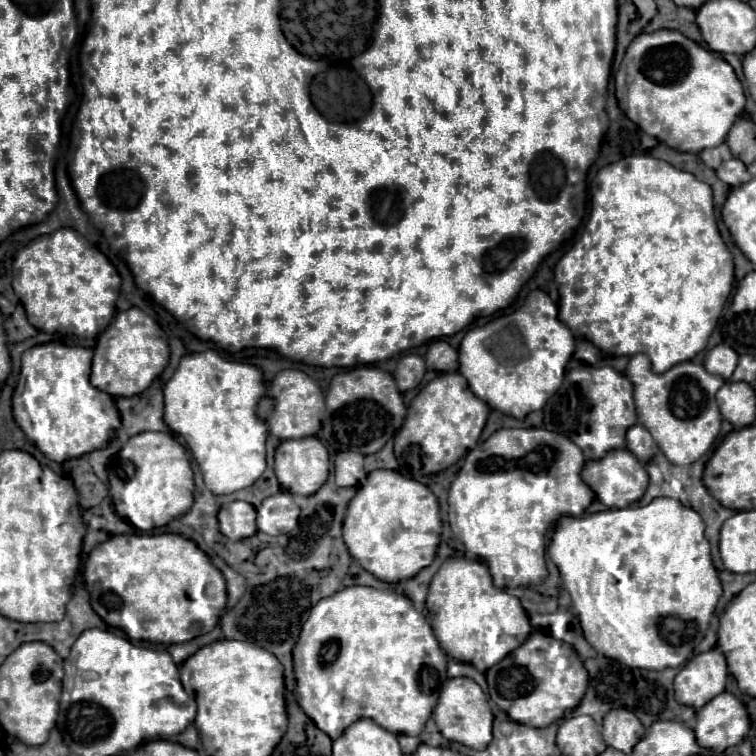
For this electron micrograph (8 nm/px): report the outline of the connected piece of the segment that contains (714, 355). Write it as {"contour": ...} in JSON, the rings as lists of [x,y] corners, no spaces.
{"contour":[[[715,345],[707,353],[703,365],[709,373],[719,375],[723,379],[729,379],[735,371],[735,365],[737,365],[737,353],[731,351],[731,347],[727,347],[727,345]]]}

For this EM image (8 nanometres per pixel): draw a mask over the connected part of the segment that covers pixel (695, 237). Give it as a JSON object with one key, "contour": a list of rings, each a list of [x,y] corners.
{"contour":[[[608,144],[602,145],[599,157],[593,163],[593,165],[602,165],[603,169],[598,170],[597,177],[591,183],[591,217],[585,225],[585,231],[583,231],[581,239],[555,265],[555,281],[557,281],[559,297],[561,297],[558,302],[558,317],[571,331],[575,331],[575,335],[585,337],[587,341],[597,345],[604,353],[629,357],[635,353],[645,353],[645,355],[649,355],[649,359],[653,363],[653,371],[663,373],[677,363],[693,359],[699,351],[705,349],[709,335],[713,333],[717,319],[725,307],[725,301],[729,299],[731,289],[733,289],[733,255],[727,251],[727,247],[719,235],[715,215],[713,215],[713,195],[711,195],[711,187],[707,183],[703,183],[703,181],[695,179],[695,175],[675,169],[667,161],[655,159],[647,153],[620,159],[622,155],[615,153]]]}

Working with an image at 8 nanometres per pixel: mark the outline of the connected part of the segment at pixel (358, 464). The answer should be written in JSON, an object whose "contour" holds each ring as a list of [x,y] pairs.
{"contour":[[[341,451],[335,457],[335,479],[341,487],[359,487],[365,483],[365,469],[363,469],[363,455],[355,451]]]}

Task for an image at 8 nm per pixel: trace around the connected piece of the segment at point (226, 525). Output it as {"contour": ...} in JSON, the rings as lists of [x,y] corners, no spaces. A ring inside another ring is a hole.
{"contour":[[[233,501],[223,505],[219,511],[219,529],[231,541],[255,535],[255,507],[247,501]]]}

